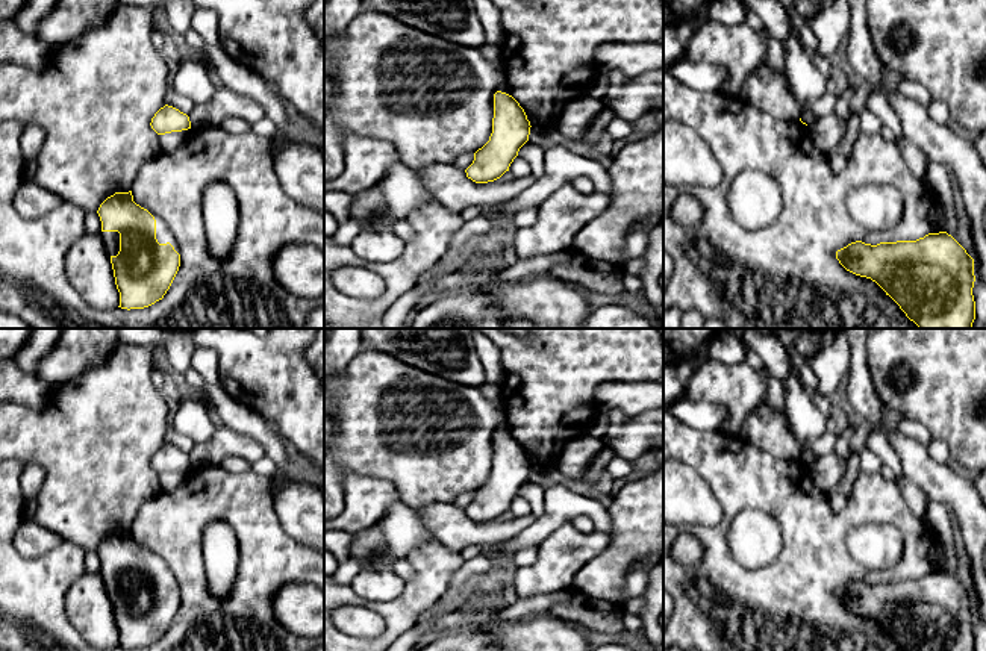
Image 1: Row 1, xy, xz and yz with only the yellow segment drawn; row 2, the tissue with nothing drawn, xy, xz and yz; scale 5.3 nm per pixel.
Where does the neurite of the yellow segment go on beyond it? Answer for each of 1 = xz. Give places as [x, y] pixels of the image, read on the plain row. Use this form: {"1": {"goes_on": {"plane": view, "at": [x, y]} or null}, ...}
{"1": {"goes_on": null}}

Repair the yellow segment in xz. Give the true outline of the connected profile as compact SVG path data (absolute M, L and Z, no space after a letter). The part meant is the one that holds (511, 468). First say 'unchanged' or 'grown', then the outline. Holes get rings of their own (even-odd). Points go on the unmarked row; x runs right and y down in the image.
unchanged | M497 430L494 433L492 472L489 480L474 492L473 503L465 509L466 516L476 522L488 522L500 518L509 510L520 487L529 480L530 466L530 460L520 442L512 435Z

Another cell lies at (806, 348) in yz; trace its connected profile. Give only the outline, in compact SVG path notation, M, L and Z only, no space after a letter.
M797 329L797 351L791 356L791 372L807 366L807 362L819 351L819 345L815 345L810 338L810 330Z

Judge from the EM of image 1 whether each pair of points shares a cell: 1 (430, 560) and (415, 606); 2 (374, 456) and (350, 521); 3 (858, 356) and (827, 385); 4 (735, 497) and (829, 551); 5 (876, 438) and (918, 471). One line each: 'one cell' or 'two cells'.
1: one cell
2: two cells
3: two cells
4: one cell
5: two cells

